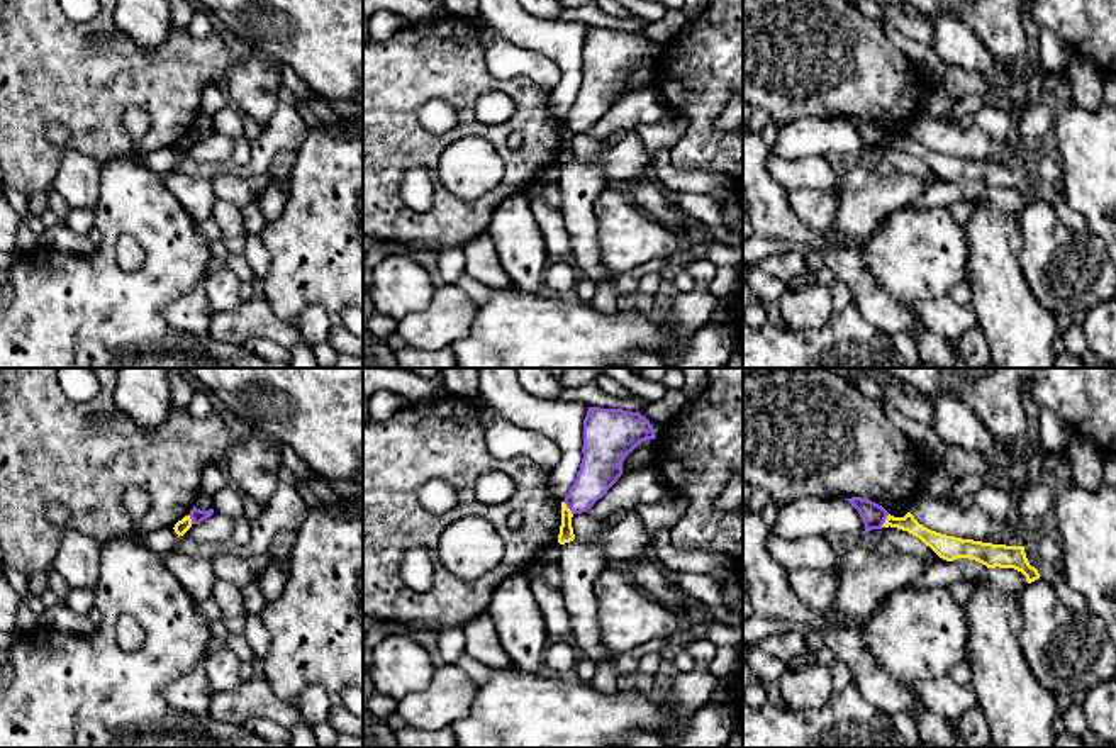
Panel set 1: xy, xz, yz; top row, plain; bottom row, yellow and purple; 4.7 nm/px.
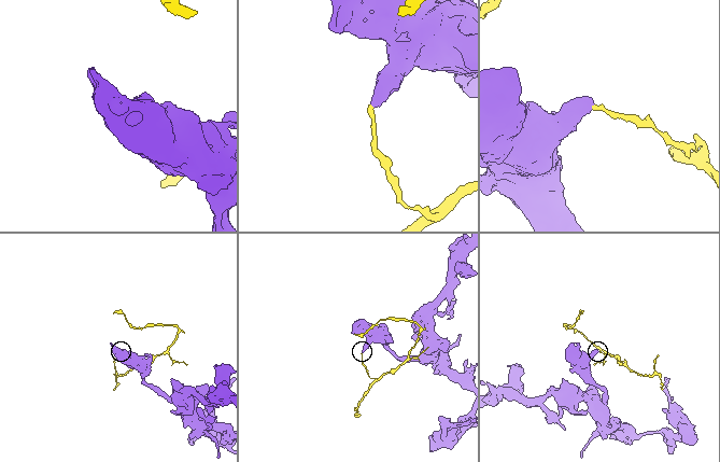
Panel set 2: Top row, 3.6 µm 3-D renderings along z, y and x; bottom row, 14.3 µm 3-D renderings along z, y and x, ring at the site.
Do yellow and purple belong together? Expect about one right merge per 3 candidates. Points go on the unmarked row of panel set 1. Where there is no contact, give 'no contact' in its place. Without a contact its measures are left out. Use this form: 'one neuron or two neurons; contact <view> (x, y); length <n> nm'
two neurons; contact xz (567, 128); length 80 nm

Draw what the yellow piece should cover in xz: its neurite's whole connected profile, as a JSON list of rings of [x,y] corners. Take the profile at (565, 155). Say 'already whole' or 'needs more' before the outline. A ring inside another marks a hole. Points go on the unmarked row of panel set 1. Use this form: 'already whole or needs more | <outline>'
already whole | [[[561,122],[561,146],[558,154],[558,163],[565,165],[575,159],[573,148],[572,148],[572,131]]]

